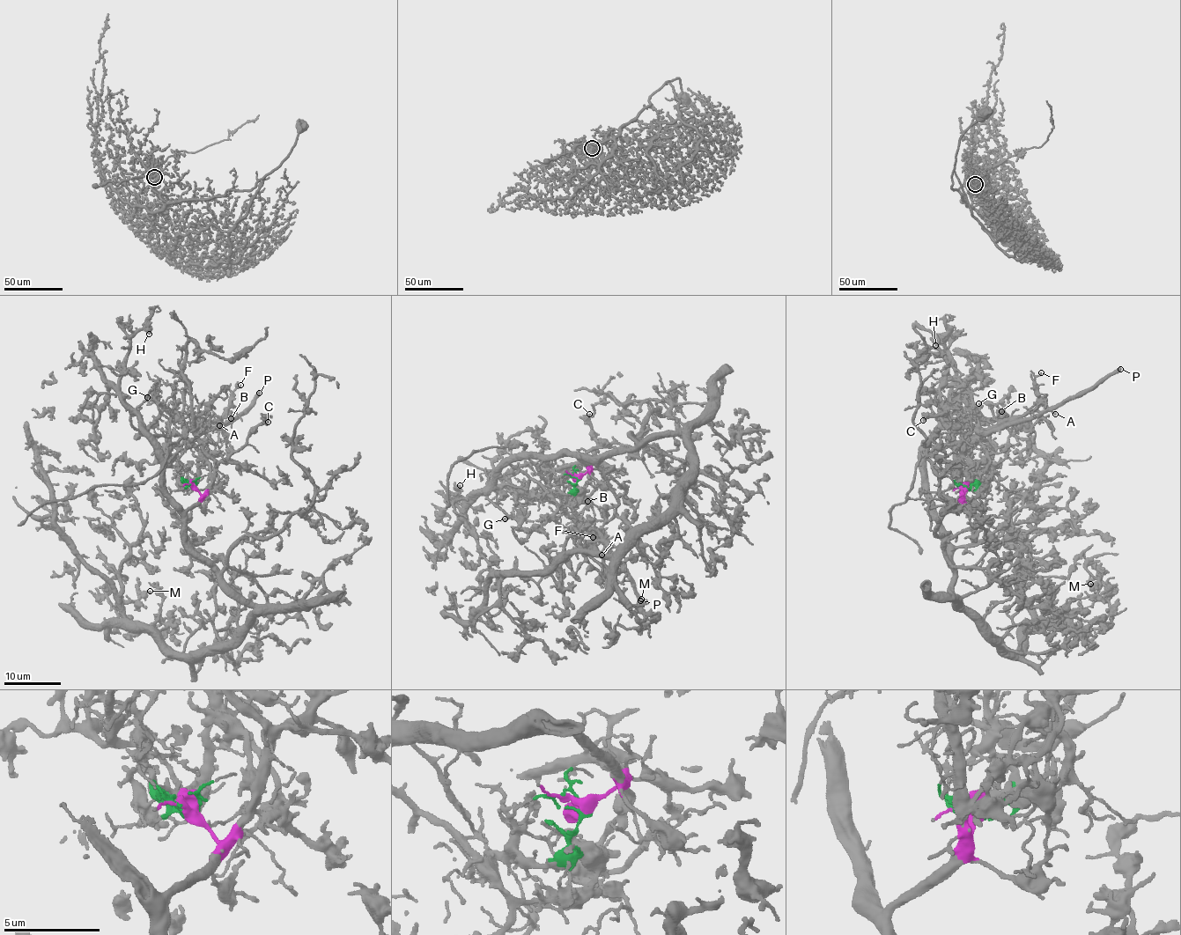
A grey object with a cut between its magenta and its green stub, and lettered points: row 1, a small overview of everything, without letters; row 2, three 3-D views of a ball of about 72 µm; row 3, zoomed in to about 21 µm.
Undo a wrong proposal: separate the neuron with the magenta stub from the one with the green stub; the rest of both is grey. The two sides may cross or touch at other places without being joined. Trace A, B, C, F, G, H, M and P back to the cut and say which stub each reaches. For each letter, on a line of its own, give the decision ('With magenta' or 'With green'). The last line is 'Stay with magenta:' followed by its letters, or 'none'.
A: With green
B: With green
C: With magenta
F: With green
G: With green
H: With magenta
M: With magenta
P: With green
Stay with magenta: C, H, M

